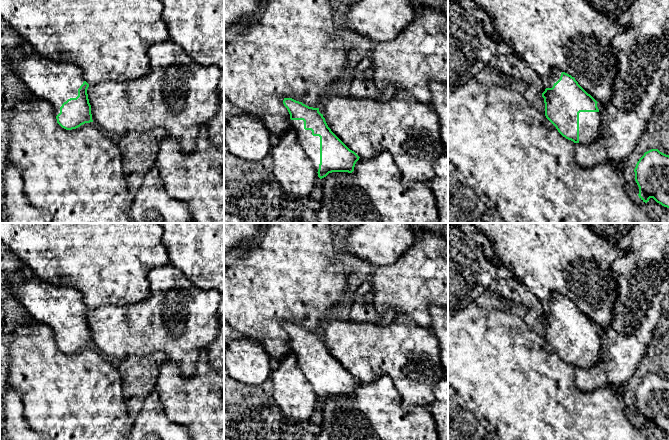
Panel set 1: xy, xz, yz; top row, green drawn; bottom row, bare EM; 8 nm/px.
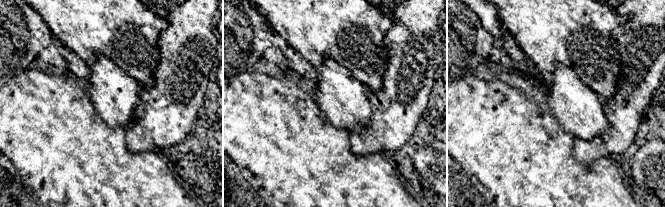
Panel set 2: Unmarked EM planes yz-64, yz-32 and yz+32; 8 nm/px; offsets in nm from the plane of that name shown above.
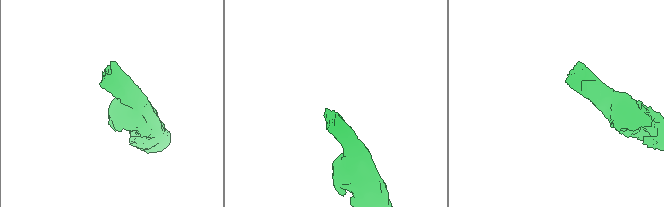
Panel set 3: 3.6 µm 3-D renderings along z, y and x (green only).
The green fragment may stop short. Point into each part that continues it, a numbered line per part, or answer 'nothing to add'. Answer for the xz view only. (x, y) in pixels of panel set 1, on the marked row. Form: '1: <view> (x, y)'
1: xz (311, 144)

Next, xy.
1: xy (56, 82)

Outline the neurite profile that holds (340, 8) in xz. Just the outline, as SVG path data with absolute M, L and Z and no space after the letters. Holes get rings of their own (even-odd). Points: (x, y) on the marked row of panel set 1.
M328 0L331 3L333 18L336 25L341 25L346 22L346 15L350 5L357 0Z

